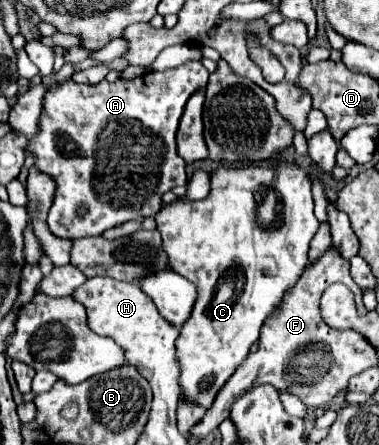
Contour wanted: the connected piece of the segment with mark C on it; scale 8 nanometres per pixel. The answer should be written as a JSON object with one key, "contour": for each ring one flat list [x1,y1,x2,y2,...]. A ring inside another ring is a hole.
{"contour":[[280,161,278,165,250,165,250,167,238,167,238,169,232,169,232,167,218,167,212,175,210,175,210,195,202,201,194,201,194,203,172,203,172,205,166,205,162,207,158,213,156,213,156,223,158,223,158,231,162,235,162,249,164,253,168,255,168,267,176,273,180,273,182,277,186,277,188,281,192,281,198,289,198,297,196,297,196,303,192,307,192,315,190,319,184,323,182,327,182,335,178,337,176,341,176,349,178,349,178,359,182,361,182,373,180,373,180,389,184,391,184,395,190,399,190,401,196,401,204,407,210,407,218,389,228,381,228,377,234,373,234,369,244,361,244,357,248,355,250,351,250,345,258,341,258,335,260,335,260,327,262,323,266,321,266,317,274,311,274,307,280,303,282,295,286,293,286,289,290,289,294,285,294,281,300,277,302,269,308,265,308,245,318,229,318,219,314,217,314,201,312,201,312,181,306,173,304,167,300,167,298,163,290,163,290,161],[260,189,274,189,282,195,282,203,284,203,284,218,278,229,272,229,272,231,264,231,264,229,258,229,258,221,256,221,256,193]]}

